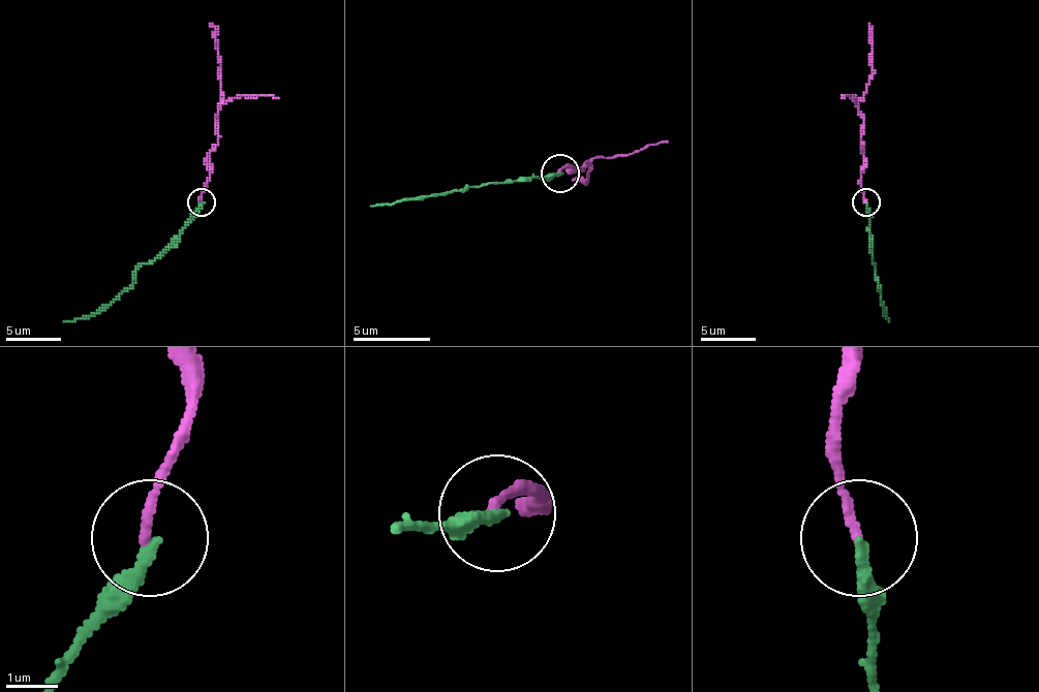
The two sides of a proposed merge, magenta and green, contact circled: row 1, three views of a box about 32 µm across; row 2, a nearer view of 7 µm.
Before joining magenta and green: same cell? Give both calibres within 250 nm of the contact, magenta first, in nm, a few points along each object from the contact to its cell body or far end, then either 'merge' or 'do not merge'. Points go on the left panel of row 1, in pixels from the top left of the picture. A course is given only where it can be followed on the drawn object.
180 nm thick on the magenta side, 280 nm on the other; magenta runs (202, 202), (210, 176), (210, 151), (218, 143), (221, 109), (218, 40), (210, 24); green runs (202, 202), (199, 214), (135, 272), (127, 288), (94, 313), (64, 321); do not merge

